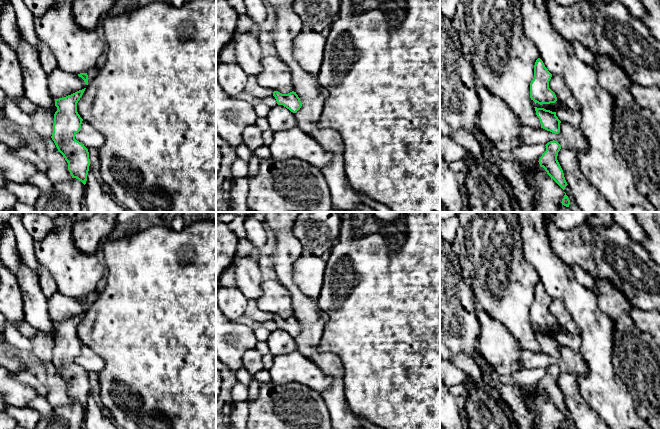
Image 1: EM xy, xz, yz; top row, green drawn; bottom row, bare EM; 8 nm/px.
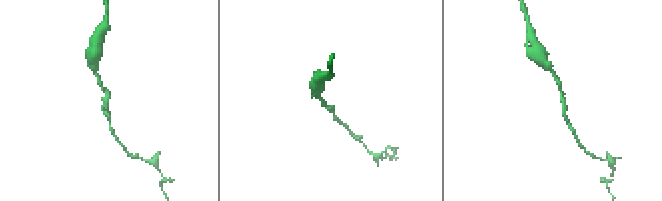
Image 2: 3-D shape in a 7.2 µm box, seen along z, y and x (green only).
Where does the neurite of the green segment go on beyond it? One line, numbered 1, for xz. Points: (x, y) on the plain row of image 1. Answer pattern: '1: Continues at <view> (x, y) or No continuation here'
1: No continuation here

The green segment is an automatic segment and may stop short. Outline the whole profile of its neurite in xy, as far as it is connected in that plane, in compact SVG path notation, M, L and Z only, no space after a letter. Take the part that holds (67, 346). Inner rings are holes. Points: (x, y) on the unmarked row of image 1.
M86 312L64 322L55 323L57 335L54 338L52 364L58 375L68 387L68 394L72 402L76 402L84 409L90 390L88 373L75 363L80 355L83 343L77 336L77 327Z

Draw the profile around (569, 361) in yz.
M566 346L560 347L558 358L541 351L536 353L530 350L521 350L519 359L524 369L546 369L548 366L555 364L561 369L561 372L574 373L578 377L587 373L587 366L579 352Z

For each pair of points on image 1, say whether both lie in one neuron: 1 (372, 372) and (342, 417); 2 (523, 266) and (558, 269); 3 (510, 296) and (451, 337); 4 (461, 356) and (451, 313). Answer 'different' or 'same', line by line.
1: different
2: different
3: different
4: same

